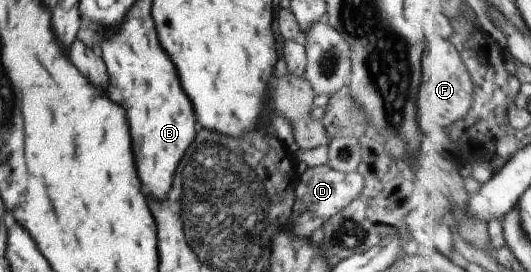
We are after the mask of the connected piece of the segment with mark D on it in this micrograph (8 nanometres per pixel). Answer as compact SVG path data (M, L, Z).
M330 165L308 167L296 176L295 201L292 212L292 232L299 237L311 236L314 230L324 226L324 223L348 206L366 184L361 172L343 173L333 169Z

